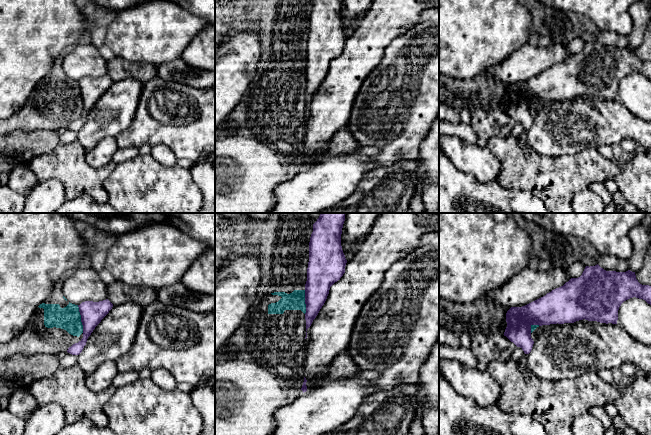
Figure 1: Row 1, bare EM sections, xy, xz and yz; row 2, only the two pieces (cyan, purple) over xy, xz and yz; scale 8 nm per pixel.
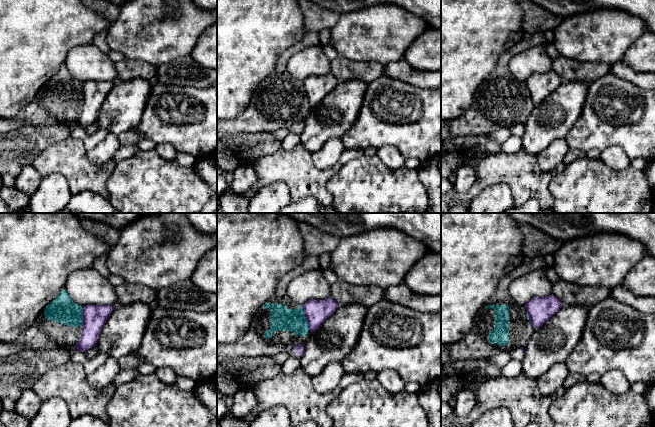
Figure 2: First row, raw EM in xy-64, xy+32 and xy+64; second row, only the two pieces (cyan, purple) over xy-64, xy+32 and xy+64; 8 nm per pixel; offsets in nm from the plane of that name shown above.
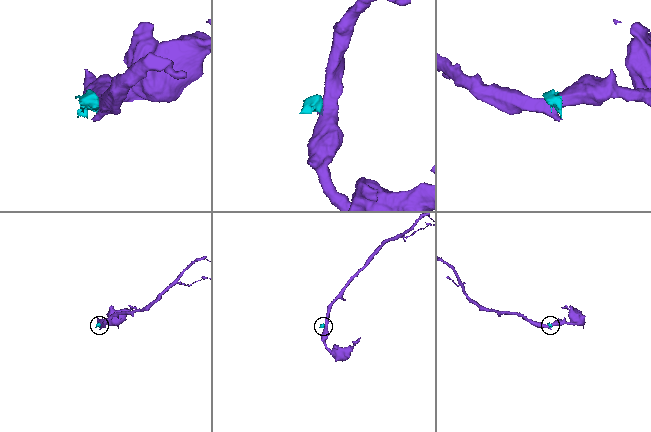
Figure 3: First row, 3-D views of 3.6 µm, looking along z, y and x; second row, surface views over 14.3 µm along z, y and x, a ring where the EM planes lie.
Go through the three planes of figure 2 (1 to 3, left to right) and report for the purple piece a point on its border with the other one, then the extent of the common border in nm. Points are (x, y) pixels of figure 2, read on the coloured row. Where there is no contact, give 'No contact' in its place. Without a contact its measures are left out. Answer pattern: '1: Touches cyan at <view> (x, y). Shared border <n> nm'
1: Touches cyan at xy-64 (82, 316). Shared border 140 nm
2: Touches cyan at xy+32 (305, 317). Shared border 200 nm
3: Touches cyan at xy+64 (529, 319). Shared border 120 nm

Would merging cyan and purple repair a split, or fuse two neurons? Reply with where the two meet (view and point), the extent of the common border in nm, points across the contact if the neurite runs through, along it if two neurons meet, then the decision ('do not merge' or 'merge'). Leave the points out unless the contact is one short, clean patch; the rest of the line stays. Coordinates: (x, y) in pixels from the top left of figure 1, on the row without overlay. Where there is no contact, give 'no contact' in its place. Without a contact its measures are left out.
meets cyan in xy at (80, 95); contact 220 nm long; border along xy (77, 81), (83, 108); do not merge

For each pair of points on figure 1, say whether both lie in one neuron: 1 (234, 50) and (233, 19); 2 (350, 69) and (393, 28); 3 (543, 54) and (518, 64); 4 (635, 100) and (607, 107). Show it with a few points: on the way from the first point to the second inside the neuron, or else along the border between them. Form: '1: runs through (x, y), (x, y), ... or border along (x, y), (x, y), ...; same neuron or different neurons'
1: border along (249, 27), (243, 30), (230, 30), (225, 35); different neurons
2: runs through (361, 58), (382, 38); same neuron
3: runs through (537, 59), (524, 63); same neuron
4: border along (617, 99), (632, 113), (640, 117); different neurons

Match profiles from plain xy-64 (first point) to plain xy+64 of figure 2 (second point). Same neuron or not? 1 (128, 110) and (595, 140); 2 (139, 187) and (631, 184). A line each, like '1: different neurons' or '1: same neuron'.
1: different neurons
2: same neuron

